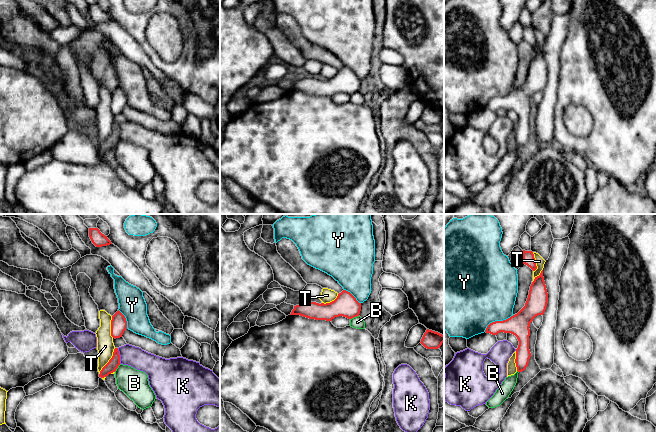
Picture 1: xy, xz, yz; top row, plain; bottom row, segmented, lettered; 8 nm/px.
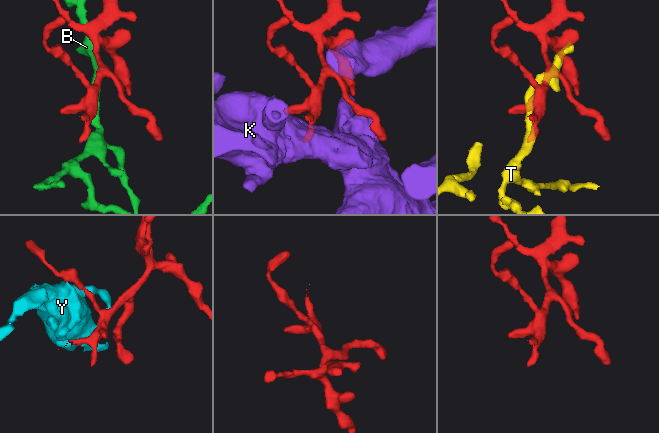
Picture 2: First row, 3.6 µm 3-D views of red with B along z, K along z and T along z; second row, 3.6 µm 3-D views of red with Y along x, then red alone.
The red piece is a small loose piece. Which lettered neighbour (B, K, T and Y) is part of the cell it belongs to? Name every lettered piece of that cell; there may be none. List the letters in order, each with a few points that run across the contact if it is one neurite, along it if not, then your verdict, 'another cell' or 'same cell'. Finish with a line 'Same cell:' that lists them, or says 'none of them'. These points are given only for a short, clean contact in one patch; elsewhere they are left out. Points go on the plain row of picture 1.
B: another cell
K: another cell
T: another cell
Y: same cell
Same cell: Y

